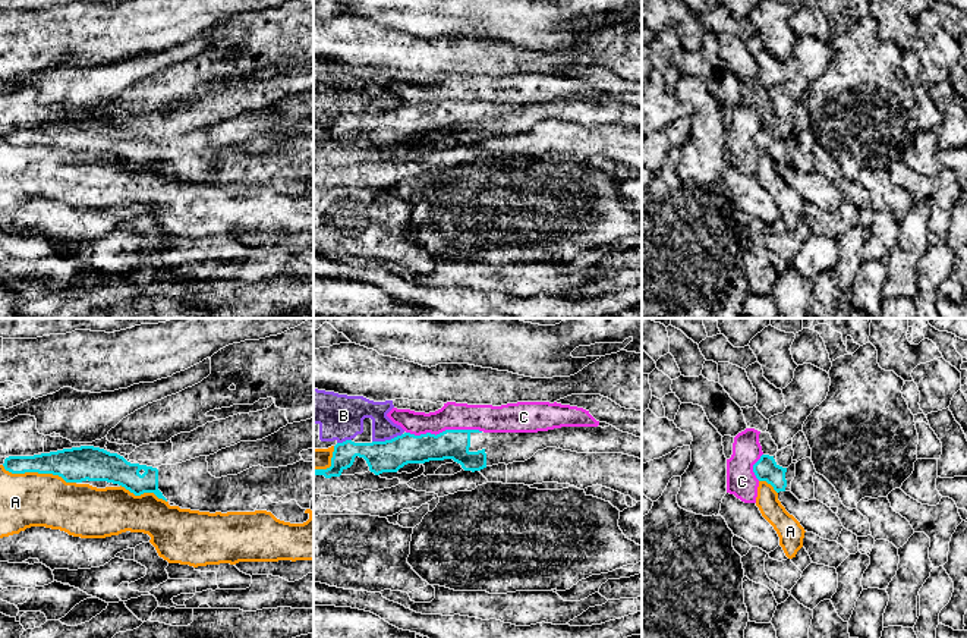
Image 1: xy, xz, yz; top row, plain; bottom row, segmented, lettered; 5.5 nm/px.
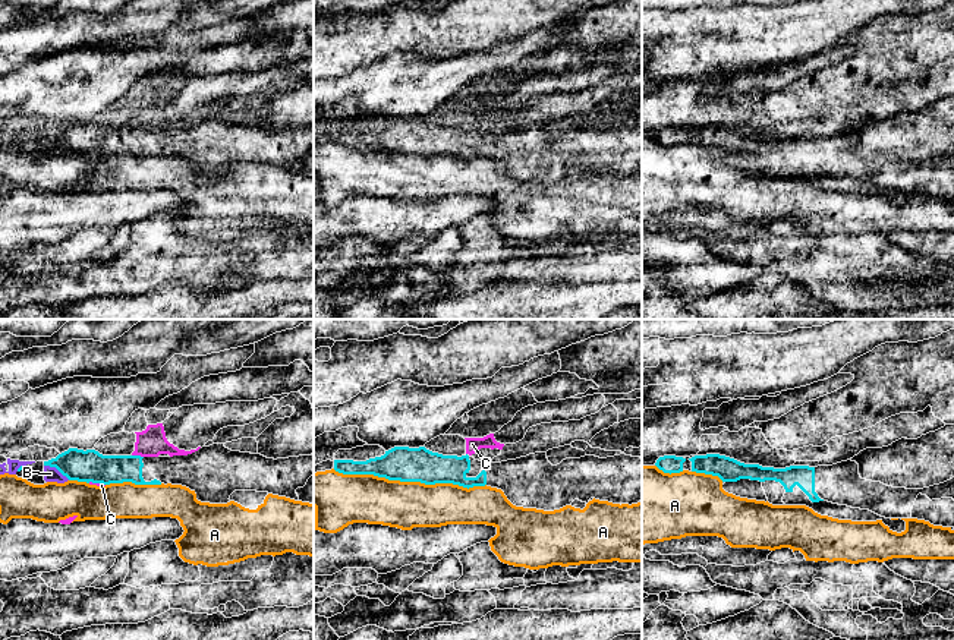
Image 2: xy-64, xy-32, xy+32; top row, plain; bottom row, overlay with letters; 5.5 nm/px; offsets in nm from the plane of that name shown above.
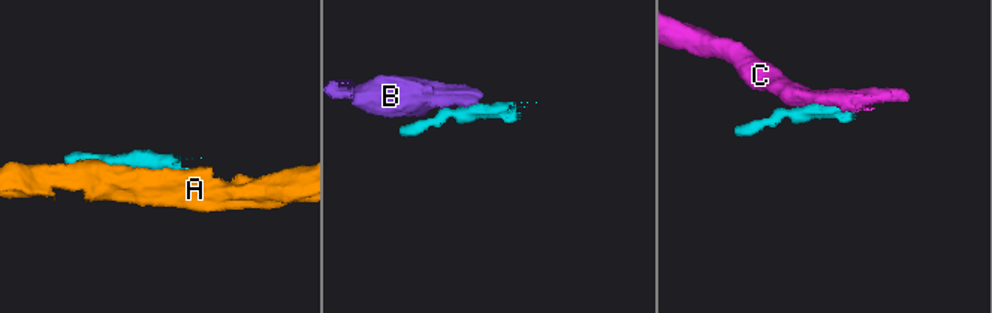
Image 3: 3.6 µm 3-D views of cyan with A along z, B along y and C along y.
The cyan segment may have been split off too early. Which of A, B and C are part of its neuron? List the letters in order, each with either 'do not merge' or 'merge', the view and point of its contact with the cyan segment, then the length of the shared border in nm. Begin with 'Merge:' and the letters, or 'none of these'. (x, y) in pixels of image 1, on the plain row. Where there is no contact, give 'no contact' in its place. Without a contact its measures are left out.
Merge: none of these
A: do not merge; meets cyan in xy at (38, 144); contact 420 nm long
B: do not merge; meets cyan in xz at (387, 112); contact 180 nm long
C: do not merge; meets cyan in xz at (443, 103); contact 420 nm long

